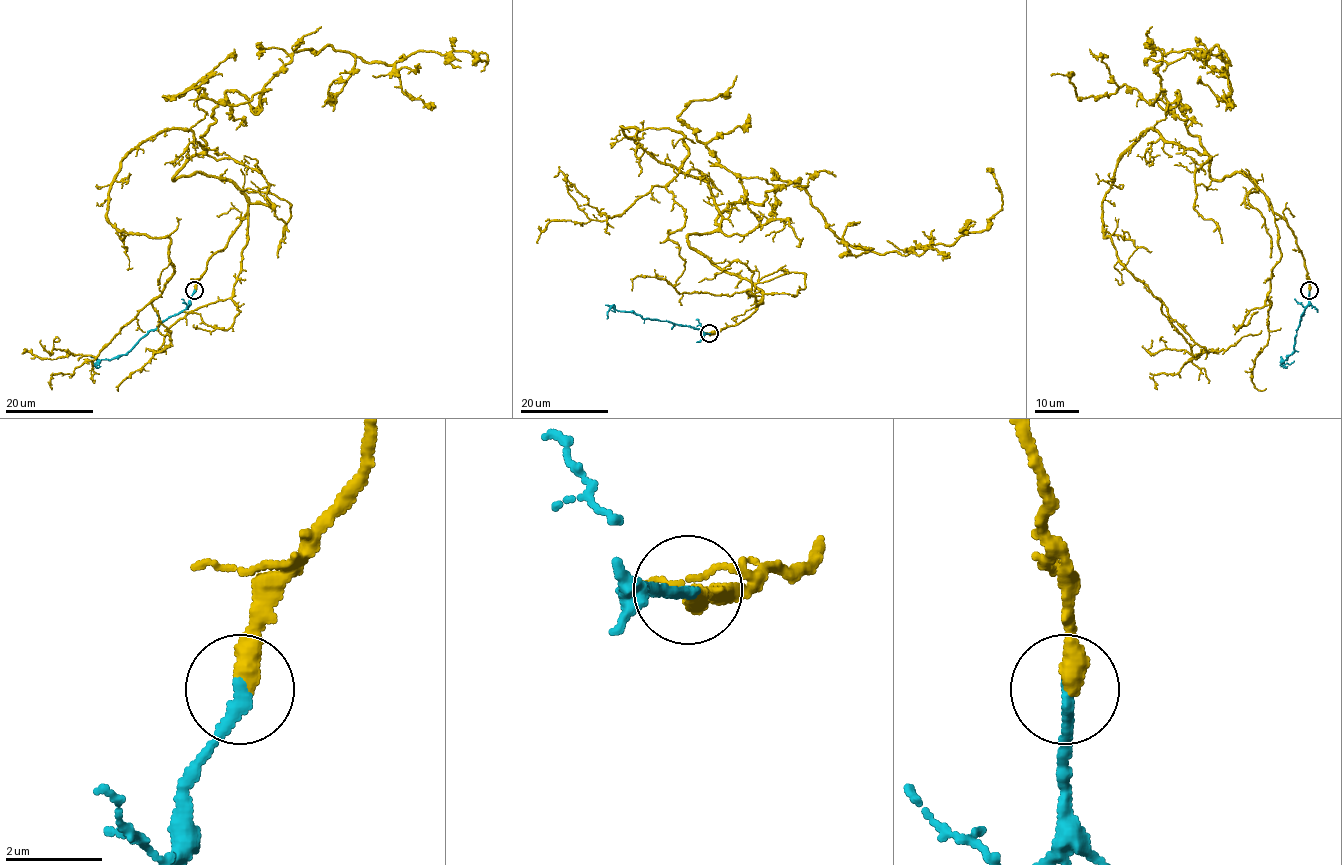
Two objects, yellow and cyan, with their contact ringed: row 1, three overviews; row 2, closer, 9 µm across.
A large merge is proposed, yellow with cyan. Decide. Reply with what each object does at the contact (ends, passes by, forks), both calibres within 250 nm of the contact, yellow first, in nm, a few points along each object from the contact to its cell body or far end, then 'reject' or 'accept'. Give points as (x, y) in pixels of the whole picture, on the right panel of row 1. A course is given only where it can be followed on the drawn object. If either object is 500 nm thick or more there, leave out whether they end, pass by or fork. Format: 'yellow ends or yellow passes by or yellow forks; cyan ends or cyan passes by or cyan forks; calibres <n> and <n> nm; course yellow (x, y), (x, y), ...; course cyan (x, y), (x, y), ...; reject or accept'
yellow ends; cyan ends; calibres 440 and 280 nm; course yellow (1309, 290), (1252, 180), (1213, 179), (1208, 156), (1147, 129), (1104, 237), (1196, 355), (1151, 339); course cyan (1308, 290), (1308, 304), (1296, 330), (1294, 350), (1283, 361), (1290, 364), (1294, 360); accept

